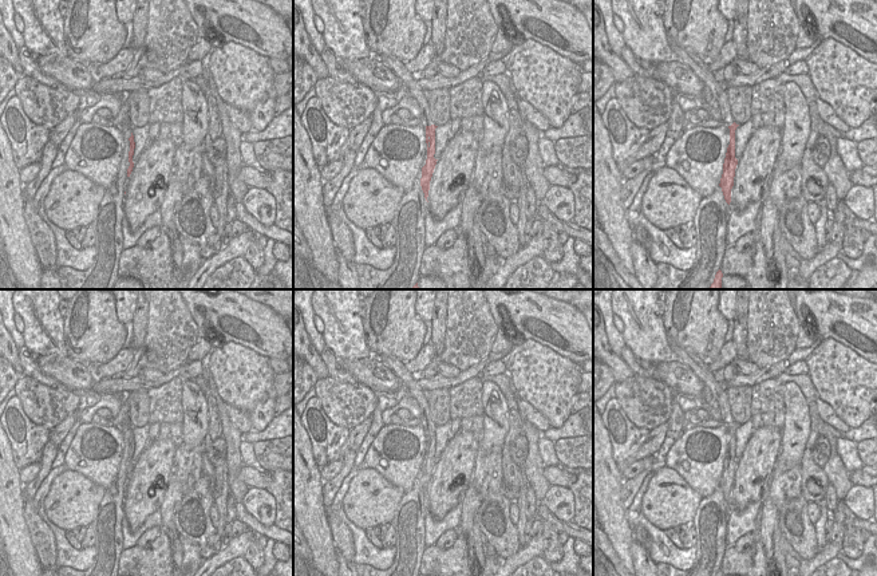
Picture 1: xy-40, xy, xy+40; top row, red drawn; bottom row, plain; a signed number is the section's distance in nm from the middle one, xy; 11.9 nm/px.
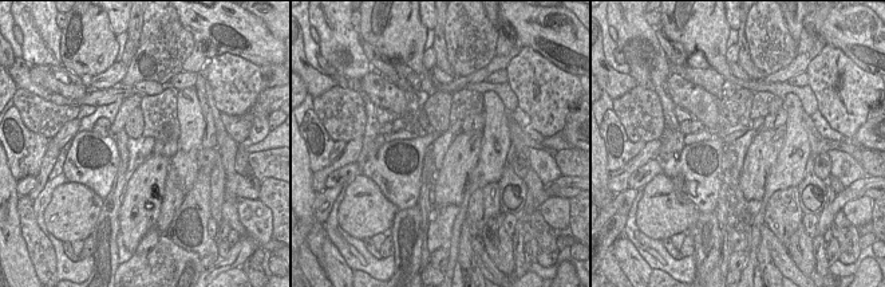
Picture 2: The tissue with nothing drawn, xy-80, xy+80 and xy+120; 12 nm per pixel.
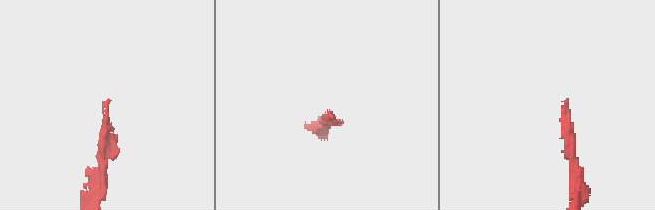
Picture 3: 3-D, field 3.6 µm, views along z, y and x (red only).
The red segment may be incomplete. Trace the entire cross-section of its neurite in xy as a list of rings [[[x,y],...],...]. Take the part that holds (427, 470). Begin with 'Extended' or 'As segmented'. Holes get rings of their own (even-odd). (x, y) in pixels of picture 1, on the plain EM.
Extended. [[[380,355],[375,358],[378,358],[382,363],[384,363],[395,374],[395,376],[406,387],[407,395],[411,395],[412,398],[415,398],[420,407],[420,419],[422,419],[422,426],[426,429],[426,443],[427,443],[427,459],[426,459],[426,465],[422,467],[420,486],[424,493],[424,498],[427,501],[430,481],[438,461],[434,458],[435,429],[438,426],[435,426],[431,421],[427,392],[419,387],[416,374],[411,374],[407,371],[407,368],[404,367],[404,362],[391,355]]]

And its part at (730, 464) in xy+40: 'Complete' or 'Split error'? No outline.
Split error

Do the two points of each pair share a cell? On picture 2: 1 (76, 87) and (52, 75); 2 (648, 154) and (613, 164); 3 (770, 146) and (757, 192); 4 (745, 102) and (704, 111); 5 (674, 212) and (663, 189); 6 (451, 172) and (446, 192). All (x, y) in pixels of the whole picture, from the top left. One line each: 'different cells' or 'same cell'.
1: same cell
2: different cells
3: same cell
4: different cells
5: same cell
6: same cell

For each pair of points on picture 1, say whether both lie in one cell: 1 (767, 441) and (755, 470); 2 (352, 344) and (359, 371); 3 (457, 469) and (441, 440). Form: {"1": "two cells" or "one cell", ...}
{"1": "one cell", "2": "two cells", "3": "two cells"}

